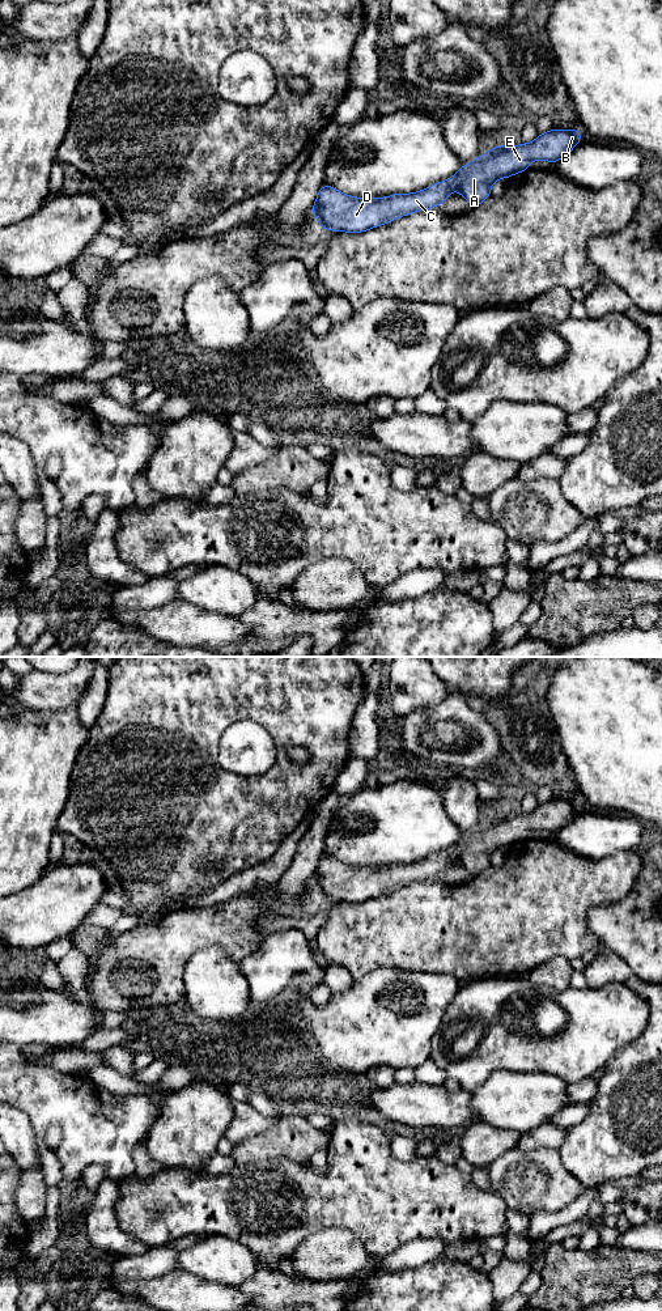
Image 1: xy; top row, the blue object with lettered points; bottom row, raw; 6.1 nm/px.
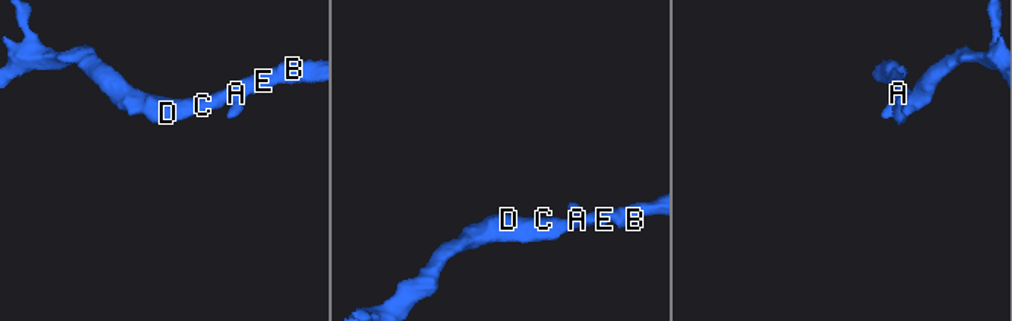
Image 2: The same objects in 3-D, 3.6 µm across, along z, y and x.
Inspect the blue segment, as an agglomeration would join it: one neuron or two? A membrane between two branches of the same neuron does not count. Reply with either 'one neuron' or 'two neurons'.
one neuron

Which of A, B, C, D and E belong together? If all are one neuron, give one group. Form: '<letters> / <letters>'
A B C D E

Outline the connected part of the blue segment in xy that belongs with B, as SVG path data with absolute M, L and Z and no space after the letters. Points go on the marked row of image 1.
M552 128L530 144L489 148L481 157L461 166L451 178L423 191L394 194L387 198L353 198L323 184L311 213L319 228L334 232L361 233L391 222L402 216L441 205L453 190L472 208L491 196L491 186L500 178L529 170L530 162L546 160L556 164L582 141L581 130Z

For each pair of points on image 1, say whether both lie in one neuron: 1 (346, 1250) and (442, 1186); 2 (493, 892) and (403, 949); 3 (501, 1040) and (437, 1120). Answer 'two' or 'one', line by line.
1: two
2: one
3: two

